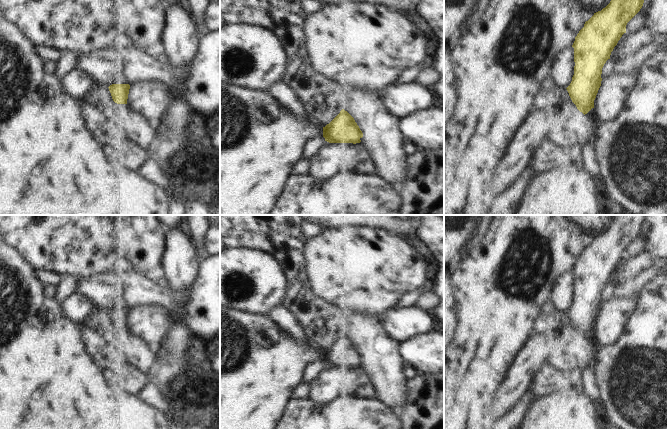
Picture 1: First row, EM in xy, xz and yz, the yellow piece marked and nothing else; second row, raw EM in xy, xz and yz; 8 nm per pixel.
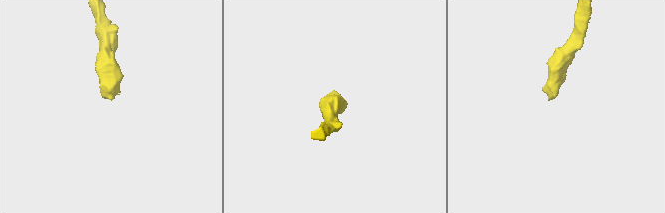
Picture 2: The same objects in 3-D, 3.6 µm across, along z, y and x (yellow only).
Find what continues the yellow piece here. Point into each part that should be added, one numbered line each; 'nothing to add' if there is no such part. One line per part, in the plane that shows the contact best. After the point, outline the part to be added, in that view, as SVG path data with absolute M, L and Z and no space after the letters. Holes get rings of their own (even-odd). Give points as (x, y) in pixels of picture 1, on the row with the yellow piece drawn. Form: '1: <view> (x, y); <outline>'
nothing to add

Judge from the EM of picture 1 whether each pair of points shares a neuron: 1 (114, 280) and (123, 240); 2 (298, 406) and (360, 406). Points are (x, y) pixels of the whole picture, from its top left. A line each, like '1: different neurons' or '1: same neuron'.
1: different neurons
2: same neuron

